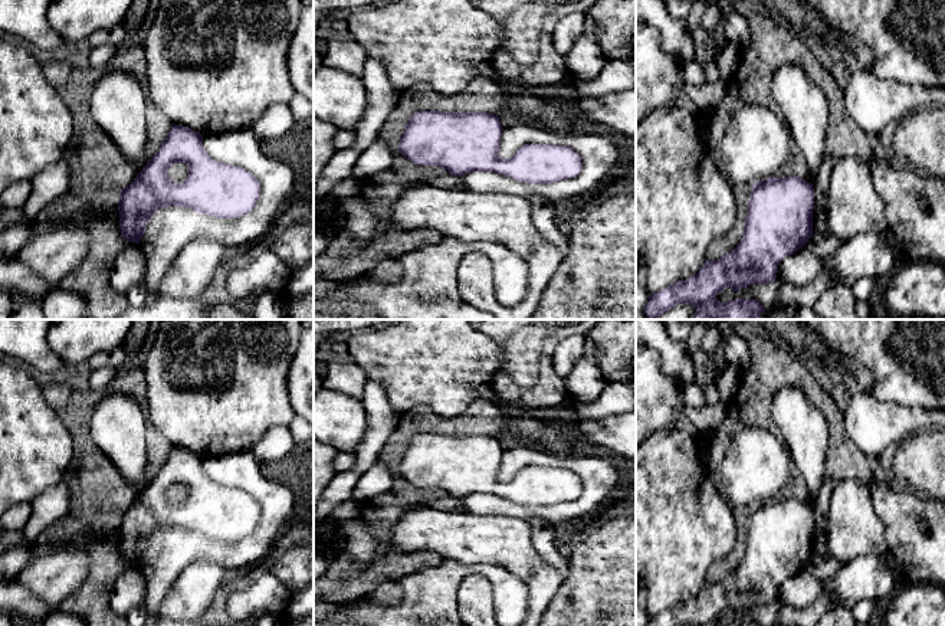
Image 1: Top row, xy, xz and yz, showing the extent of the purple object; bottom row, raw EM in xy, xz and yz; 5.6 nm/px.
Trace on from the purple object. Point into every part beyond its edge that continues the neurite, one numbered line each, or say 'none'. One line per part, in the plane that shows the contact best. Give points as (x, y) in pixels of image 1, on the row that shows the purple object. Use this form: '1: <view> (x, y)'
1: yz (755, 144)

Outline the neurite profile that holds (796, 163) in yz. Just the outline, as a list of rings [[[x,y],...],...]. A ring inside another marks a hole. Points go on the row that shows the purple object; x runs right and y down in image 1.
[[[791,141],[791,153],[781,168],[772,176],[775,178],[795,176],[813,184],[814,176],[810,173],[808,164],[794,141]]]

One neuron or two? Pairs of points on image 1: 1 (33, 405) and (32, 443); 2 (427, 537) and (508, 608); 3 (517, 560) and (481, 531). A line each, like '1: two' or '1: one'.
1: one
2: two
3: one

